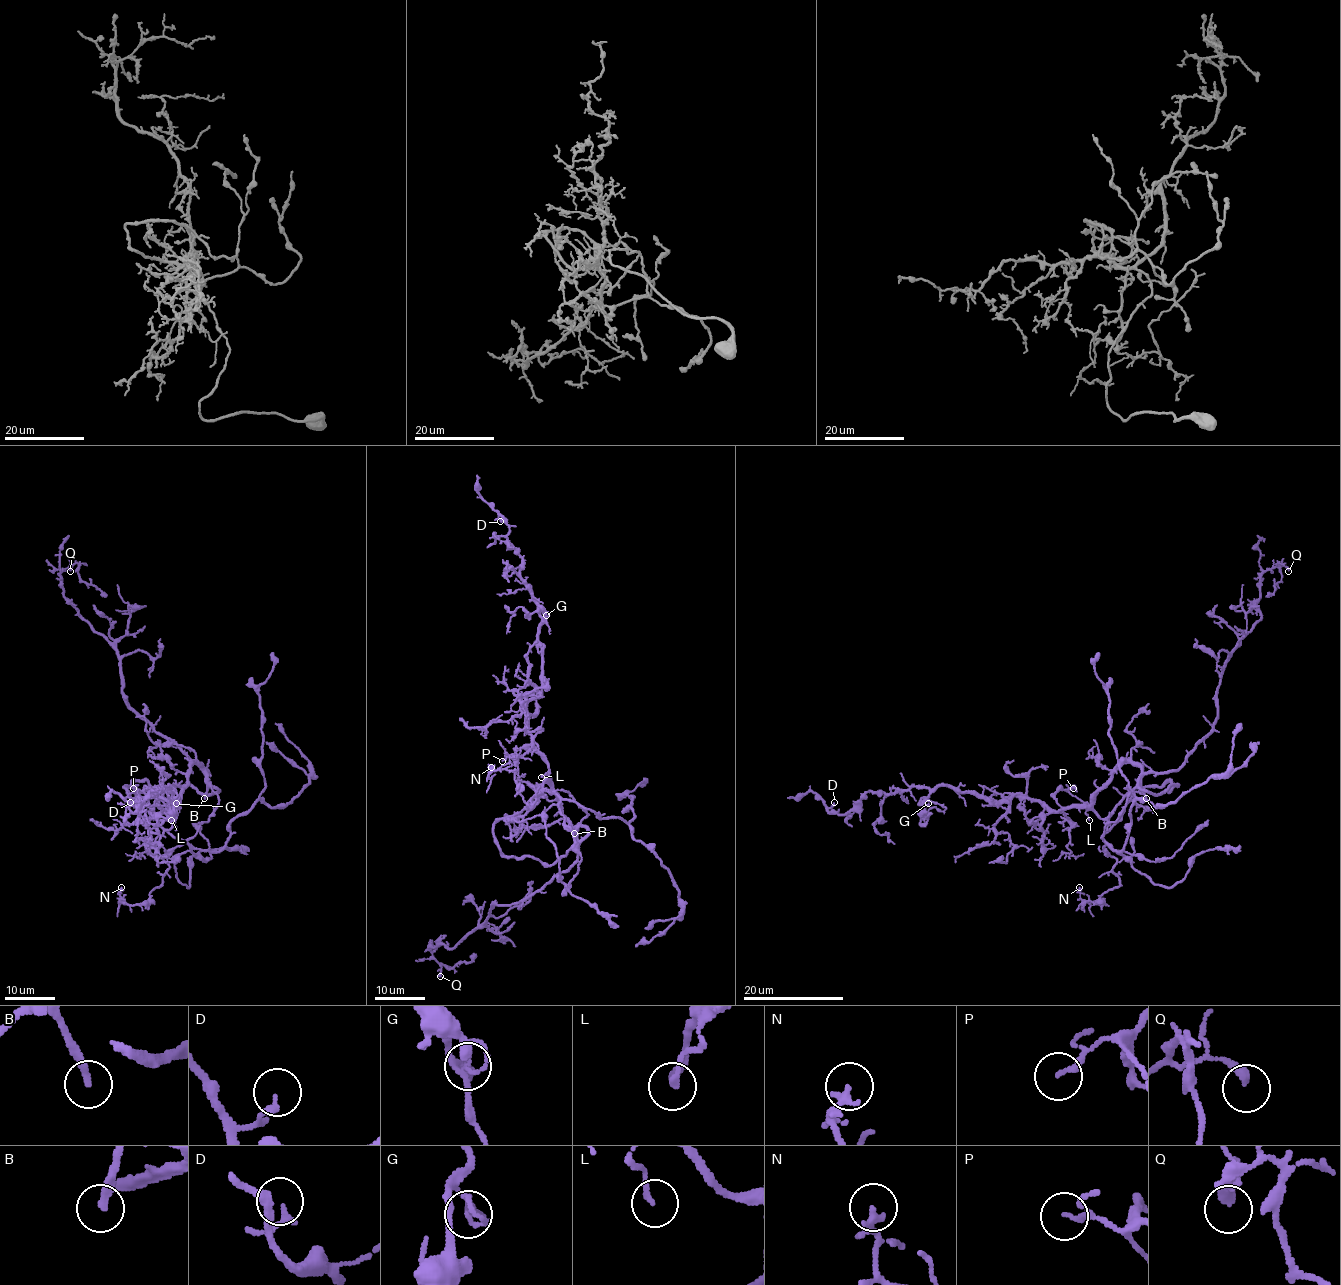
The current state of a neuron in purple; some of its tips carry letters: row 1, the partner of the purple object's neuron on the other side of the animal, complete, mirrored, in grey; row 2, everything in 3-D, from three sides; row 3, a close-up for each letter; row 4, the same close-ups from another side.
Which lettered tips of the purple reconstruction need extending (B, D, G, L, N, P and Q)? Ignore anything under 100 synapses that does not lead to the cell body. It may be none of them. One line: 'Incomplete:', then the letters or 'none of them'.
Incomplete: B

